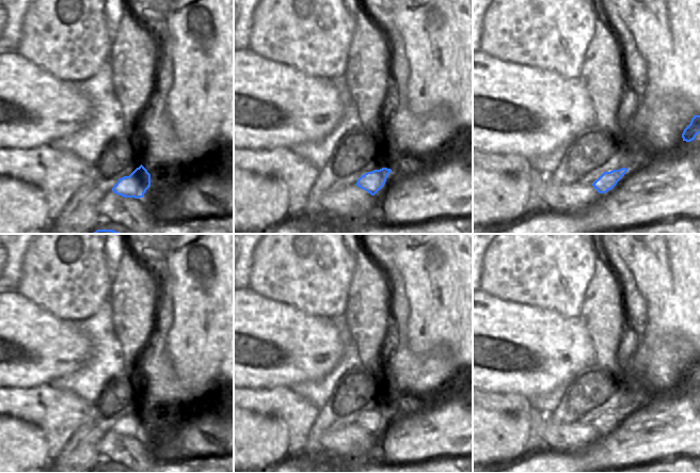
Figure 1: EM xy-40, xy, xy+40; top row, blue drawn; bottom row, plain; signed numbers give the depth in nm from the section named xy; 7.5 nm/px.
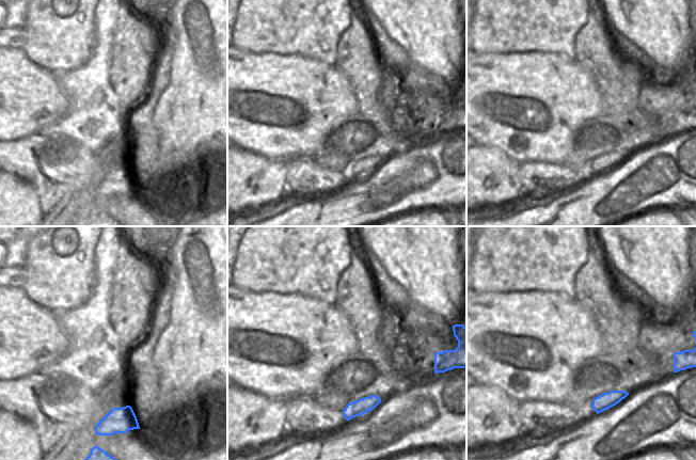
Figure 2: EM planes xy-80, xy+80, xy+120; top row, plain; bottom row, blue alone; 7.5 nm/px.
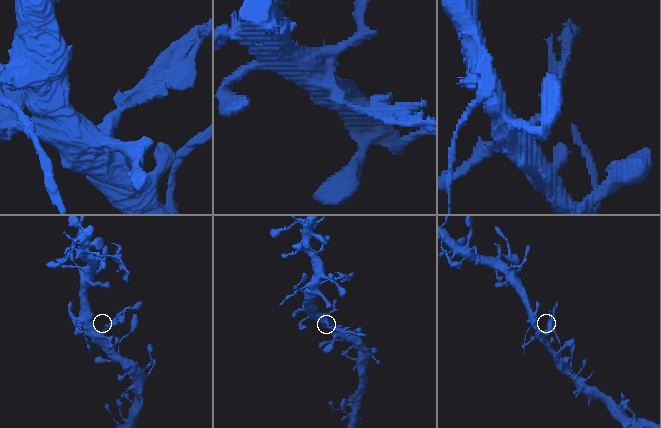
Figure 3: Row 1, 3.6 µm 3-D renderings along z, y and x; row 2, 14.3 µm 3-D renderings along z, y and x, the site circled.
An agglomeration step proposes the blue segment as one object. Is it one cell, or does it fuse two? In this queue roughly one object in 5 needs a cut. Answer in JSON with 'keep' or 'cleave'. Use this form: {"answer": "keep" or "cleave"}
{"answer": "cleave"}

